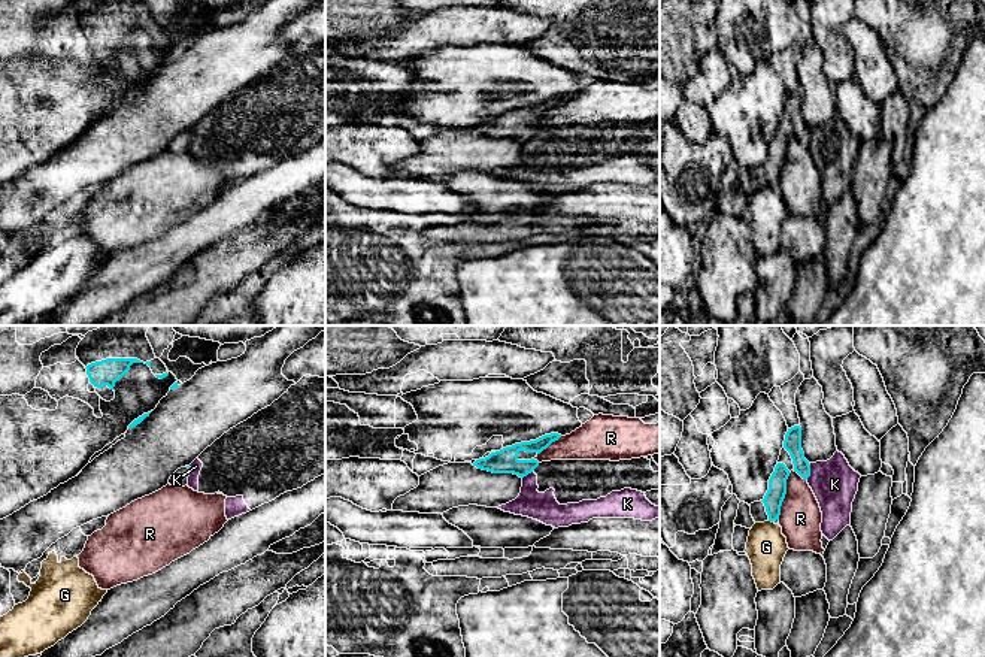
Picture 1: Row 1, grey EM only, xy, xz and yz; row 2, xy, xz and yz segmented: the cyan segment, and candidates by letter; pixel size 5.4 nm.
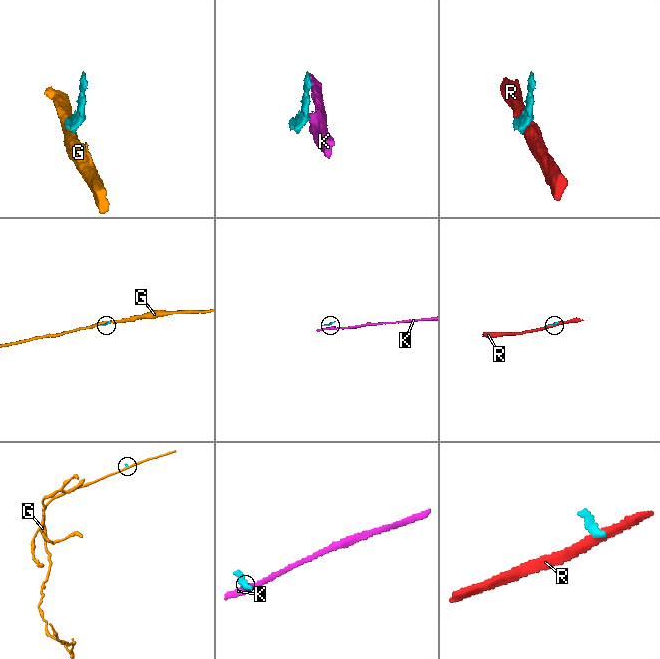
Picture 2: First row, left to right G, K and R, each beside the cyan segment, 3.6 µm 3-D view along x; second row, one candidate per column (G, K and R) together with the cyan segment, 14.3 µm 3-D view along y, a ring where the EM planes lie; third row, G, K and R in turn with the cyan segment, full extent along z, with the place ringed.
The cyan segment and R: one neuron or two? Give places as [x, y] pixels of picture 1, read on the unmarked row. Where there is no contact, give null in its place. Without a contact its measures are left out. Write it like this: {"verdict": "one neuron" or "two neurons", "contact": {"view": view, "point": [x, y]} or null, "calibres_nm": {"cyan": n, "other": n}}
{"verdict": "two neurons", "contact": {"view": "yz", "point": [785, 159]}, "calibres_nm": {"cyan": 100, "other": 220}}

